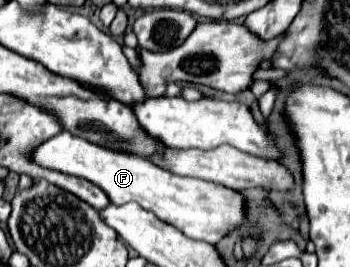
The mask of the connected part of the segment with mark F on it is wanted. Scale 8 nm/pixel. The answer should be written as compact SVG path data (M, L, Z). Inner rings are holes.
M60 131L58 135L40 143L30 153L30 159L44 169L52 169L52 171L58 171L64 175L88 179L90 183L104 189L106 195L110 197L110 201L116 205L136 201L140 207L144 207L146 211L152 211L158 219L162 219L166 223L172 223L172 219L180 215L182 225L200 227L200 231L194 231L194 229L184 231L184 235L188 235L188 237L200 237L202 241L206 241L208 229L216 227L216 243L218 243L228 233L228 229L242 225L242 221L244 221L244 201L242 201L242 195L238 195L236 191L232 191L224 185L218 185L218 183L172 175L170 171L164 171L164 169L156 167L154 163L148 163L144 157L88 143L86 139L74 137L68 131ZM202 203L230 203L230 219L228 217L222 219L218 215L216 225L208 225L206 219L212 219L208 209L212 209L212 207L204 207Z

